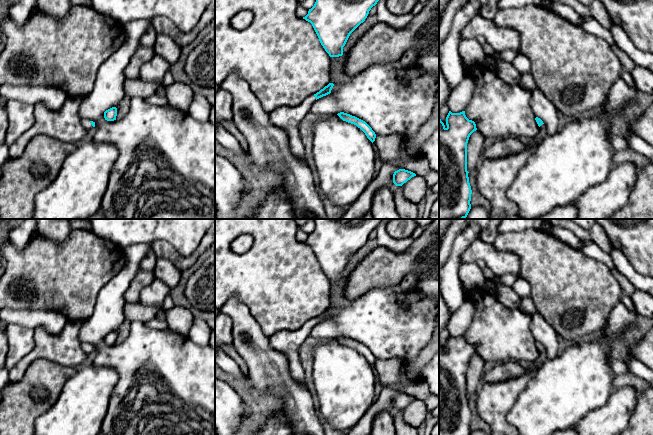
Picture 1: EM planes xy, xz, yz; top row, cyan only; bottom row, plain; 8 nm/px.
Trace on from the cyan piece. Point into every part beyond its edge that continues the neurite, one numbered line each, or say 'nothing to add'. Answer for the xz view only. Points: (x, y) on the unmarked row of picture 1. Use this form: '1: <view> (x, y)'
1: xz (288, 342)

